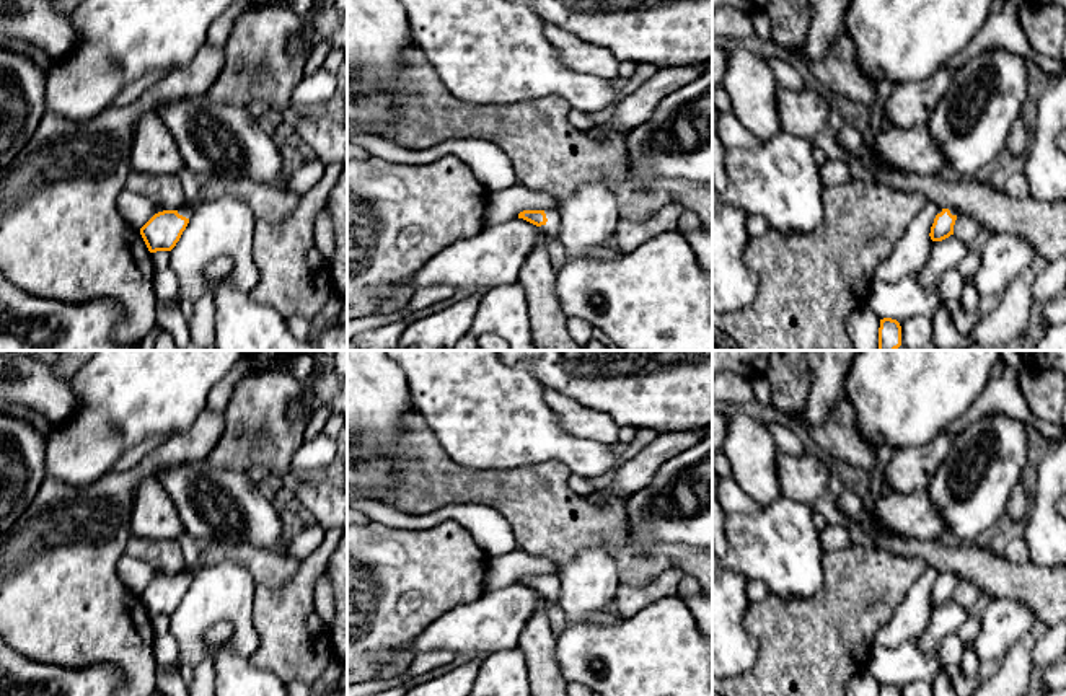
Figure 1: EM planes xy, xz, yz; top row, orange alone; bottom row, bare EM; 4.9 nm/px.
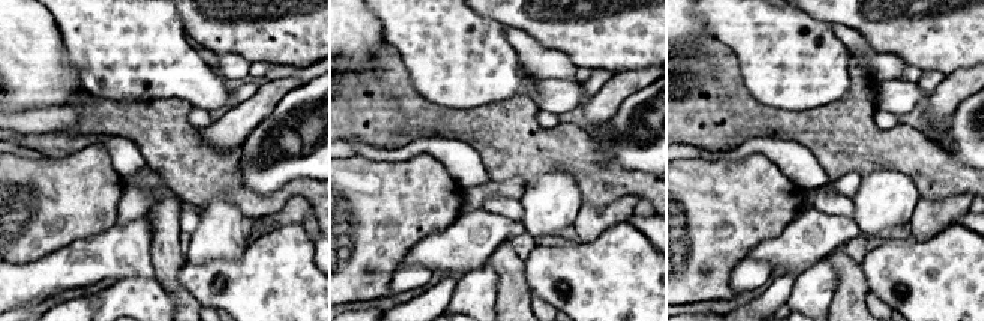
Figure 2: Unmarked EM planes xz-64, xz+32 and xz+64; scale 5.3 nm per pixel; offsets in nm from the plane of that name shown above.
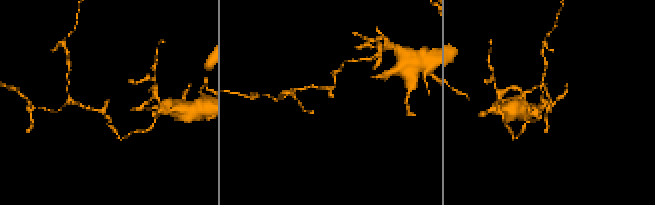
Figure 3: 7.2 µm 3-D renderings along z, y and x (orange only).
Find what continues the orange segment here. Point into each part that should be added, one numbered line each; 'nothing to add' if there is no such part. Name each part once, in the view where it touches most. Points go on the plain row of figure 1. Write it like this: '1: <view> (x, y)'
1: xz (553, 590)

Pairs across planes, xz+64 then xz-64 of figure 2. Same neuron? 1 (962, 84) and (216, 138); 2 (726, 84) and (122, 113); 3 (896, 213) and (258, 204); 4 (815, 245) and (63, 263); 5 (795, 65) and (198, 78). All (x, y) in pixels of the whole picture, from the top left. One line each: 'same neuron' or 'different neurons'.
1: same neuron
2: same neuron
3: different neurons
4: same neuron
5: same neuron

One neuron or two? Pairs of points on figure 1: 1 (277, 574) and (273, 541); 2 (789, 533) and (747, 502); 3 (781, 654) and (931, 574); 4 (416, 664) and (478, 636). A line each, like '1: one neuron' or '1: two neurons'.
1: two neurons
2: two neurons
3: two neurons
4: two neurons

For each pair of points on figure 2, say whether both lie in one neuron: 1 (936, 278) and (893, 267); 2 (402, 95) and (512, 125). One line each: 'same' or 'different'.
1: same
2: same

